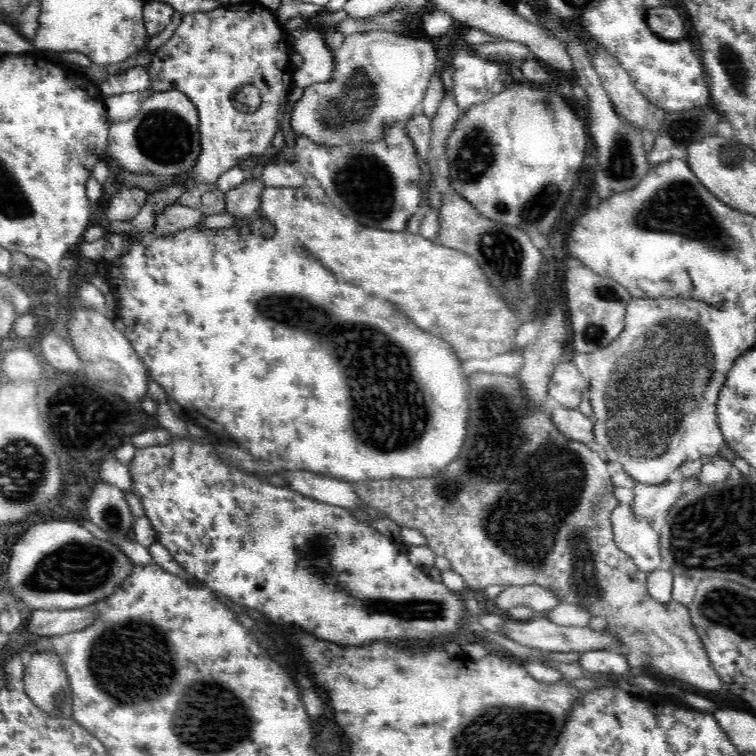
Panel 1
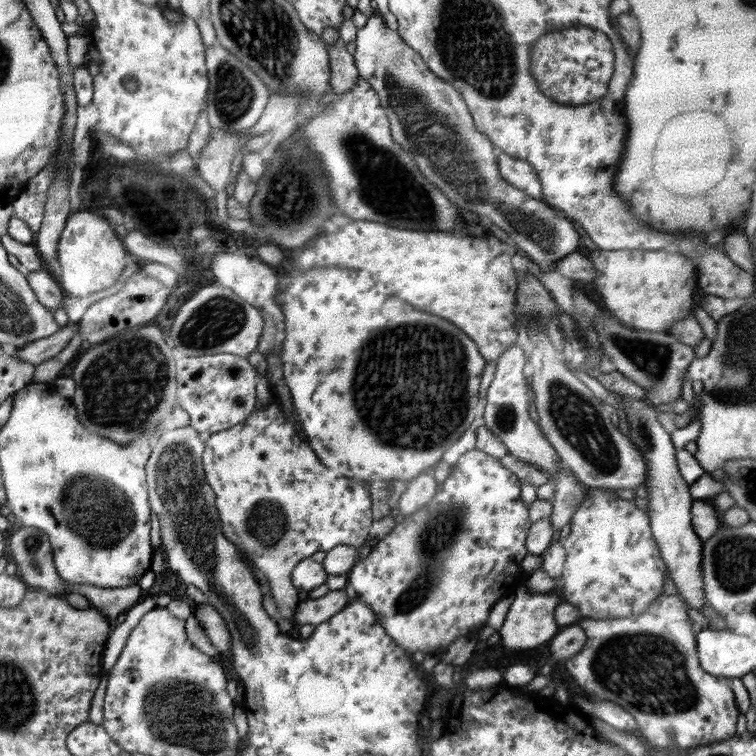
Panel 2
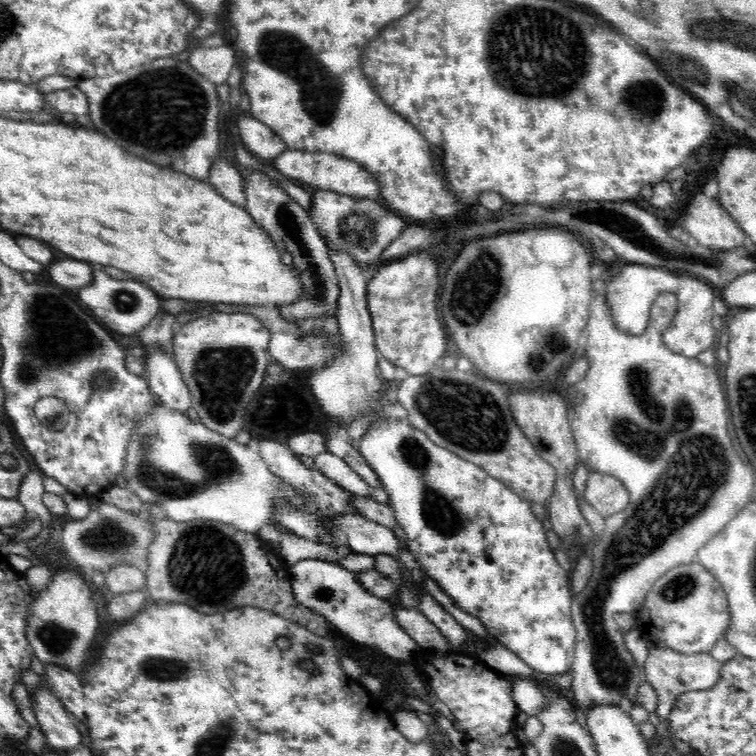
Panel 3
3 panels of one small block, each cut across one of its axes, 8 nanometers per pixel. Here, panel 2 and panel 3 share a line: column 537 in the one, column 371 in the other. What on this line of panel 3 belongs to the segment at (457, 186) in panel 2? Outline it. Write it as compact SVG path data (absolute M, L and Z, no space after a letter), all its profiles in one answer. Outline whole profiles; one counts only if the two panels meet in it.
M322 189L315 190L308 214L328 248L352 255L364 268L377 263L380 254L402 234L406 226L400 215L390 211L380 201Z

